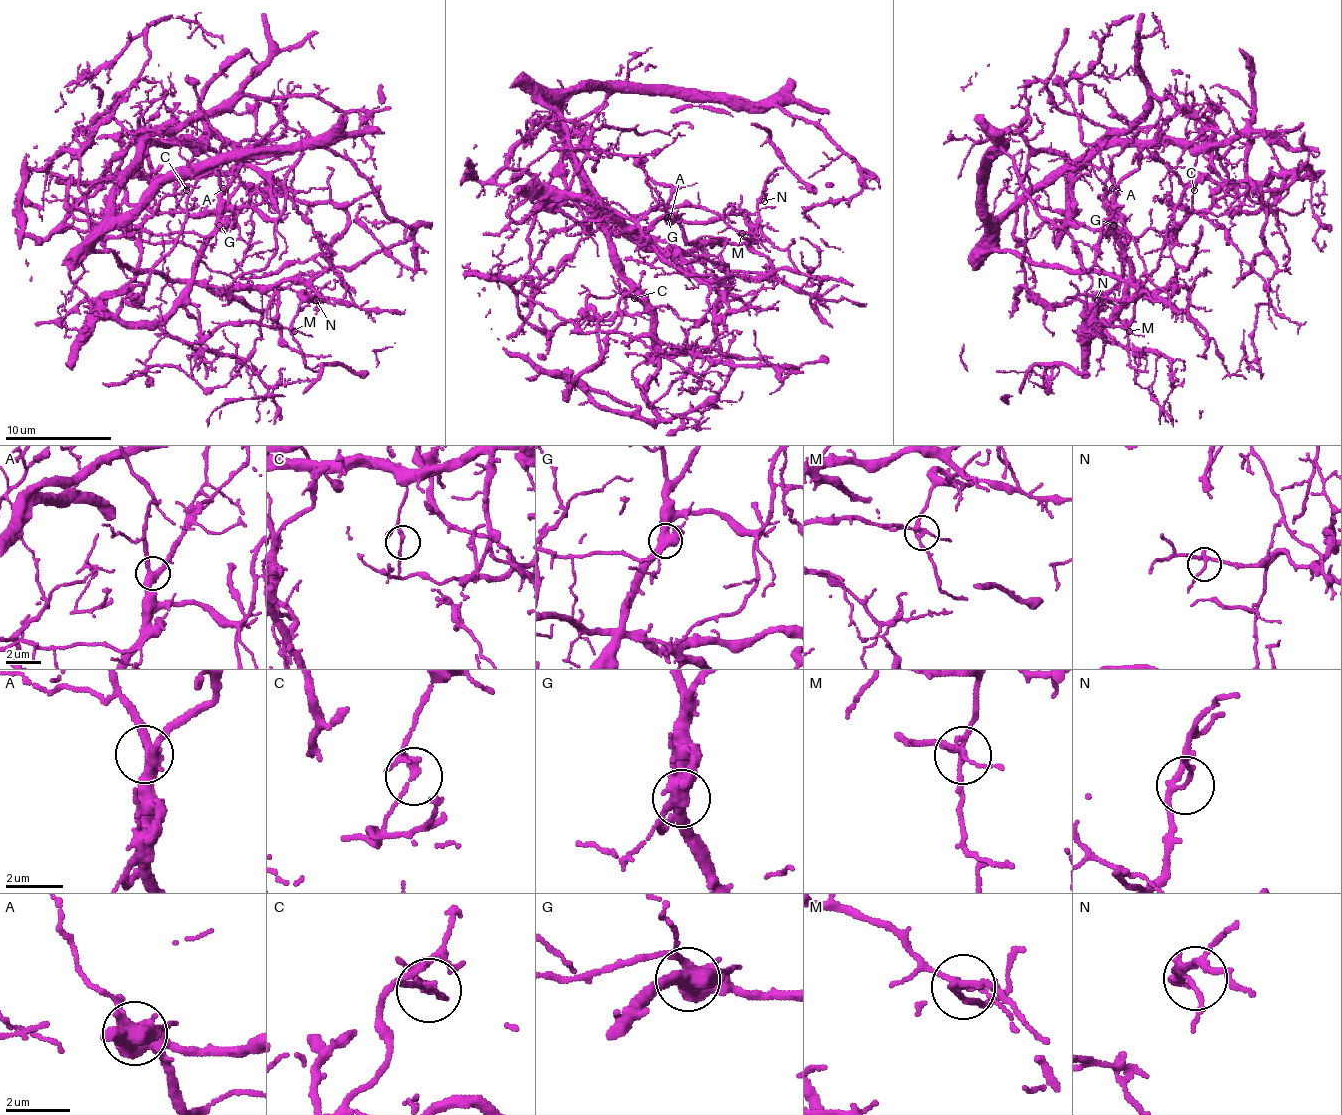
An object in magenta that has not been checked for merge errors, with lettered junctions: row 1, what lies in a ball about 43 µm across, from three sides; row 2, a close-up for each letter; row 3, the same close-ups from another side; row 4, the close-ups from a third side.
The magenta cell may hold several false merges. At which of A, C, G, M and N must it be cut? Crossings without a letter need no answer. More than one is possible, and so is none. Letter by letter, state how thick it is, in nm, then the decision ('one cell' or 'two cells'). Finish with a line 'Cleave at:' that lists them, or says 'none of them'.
A: 360 nm | one cell
C: 140 nm | two cells
G: 480 nm | two cells
M: 170 nm | two cells
N: 170 nm | one cell
Cleave at: C, G, M

